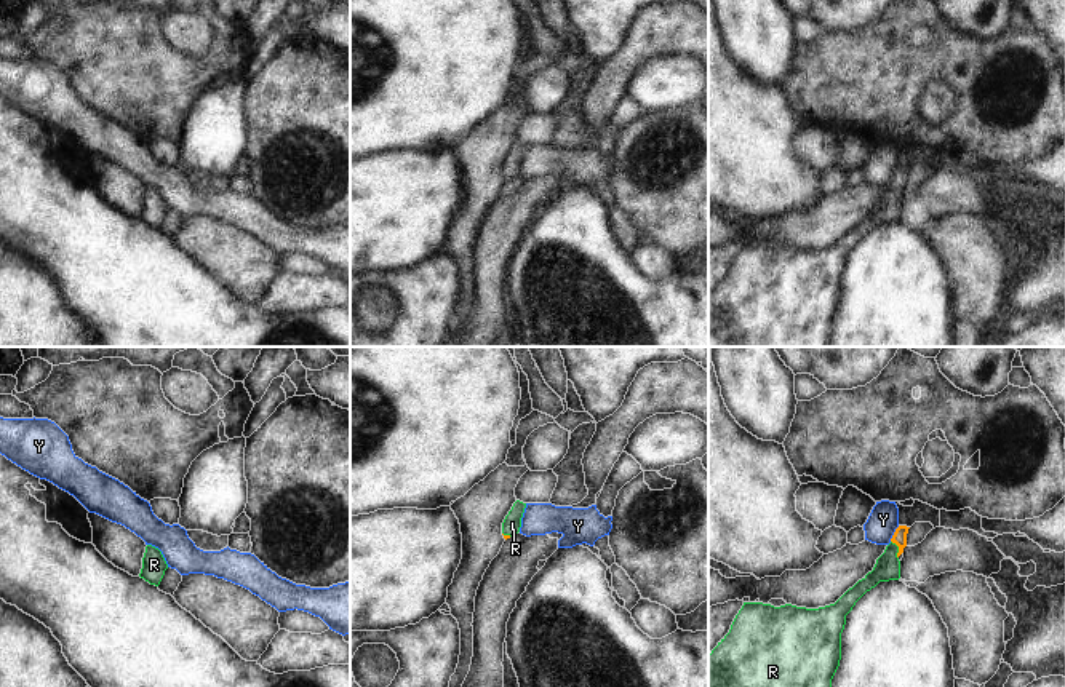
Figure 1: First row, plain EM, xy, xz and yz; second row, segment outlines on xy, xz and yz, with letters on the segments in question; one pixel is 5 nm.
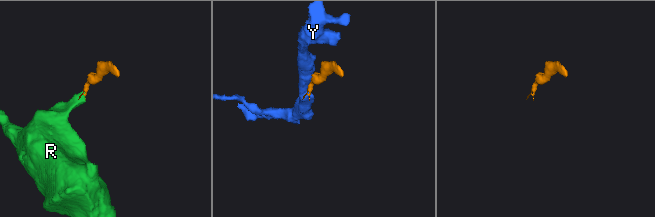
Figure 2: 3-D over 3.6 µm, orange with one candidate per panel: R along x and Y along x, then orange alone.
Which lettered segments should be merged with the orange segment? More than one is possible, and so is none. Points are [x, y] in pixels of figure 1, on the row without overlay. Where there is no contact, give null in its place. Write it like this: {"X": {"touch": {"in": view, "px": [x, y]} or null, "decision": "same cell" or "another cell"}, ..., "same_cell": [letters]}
{"R": {"touch": {"in": "yz", "px": [899, 192]}, "decision": "same cell"}, "Y": {"touch": {"in": "yz", "px": [894, 176]}, "decision": "another cell"}, "same_cell": ["R"]}

